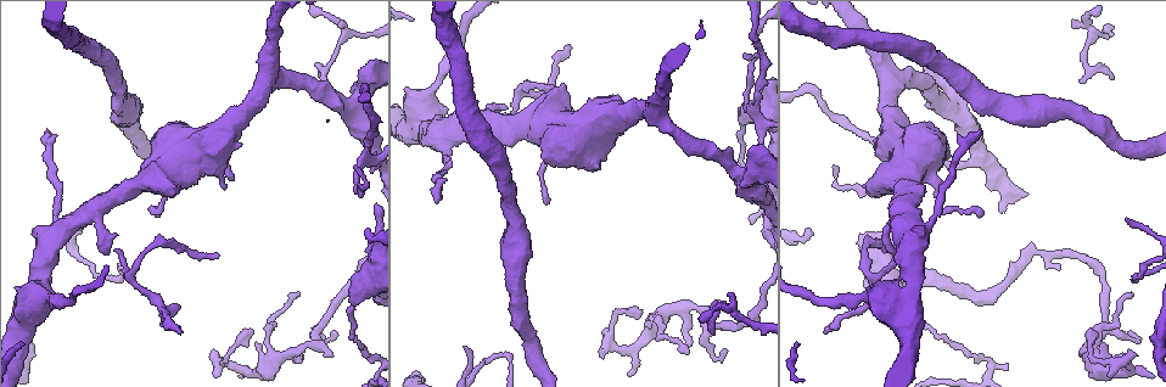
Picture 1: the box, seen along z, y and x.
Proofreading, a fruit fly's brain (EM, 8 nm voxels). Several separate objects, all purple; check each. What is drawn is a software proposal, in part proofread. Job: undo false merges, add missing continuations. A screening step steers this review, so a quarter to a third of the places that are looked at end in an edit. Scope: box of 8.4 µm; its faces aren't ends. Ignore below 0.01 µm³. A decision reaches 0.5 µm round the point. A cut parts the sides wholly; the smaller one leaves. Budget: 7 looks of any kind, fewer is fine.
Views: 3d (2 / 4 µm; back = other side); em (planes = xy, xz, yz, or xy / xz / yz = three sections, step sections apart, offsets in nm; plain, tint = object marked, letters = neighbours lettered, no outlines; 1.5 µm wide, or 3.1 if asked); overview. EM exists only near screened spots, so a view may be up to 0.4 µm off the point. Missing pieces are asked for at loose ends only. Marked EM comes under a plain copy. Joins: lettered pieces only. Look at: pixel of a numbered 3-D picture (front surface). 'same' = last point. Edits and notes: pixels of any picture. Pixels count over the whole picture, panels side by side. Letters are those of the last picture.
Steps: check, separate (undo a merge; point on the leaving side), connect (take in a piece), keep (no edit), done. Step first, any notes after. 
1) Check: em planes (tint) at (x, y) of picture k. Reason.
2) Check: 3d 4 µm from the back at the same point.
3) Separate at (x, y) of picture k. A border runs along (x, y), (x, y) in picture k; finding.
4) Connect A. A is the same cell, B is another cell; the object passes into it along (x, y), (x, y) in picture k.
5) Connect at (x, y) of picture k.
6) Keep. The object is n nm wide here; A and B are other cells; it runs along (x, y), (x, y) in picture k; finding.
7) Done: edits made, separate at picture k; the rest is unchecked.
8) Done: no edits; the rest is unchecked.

Check: em yz step 8 (letters) at (252, 331) of picture 1. An open end.

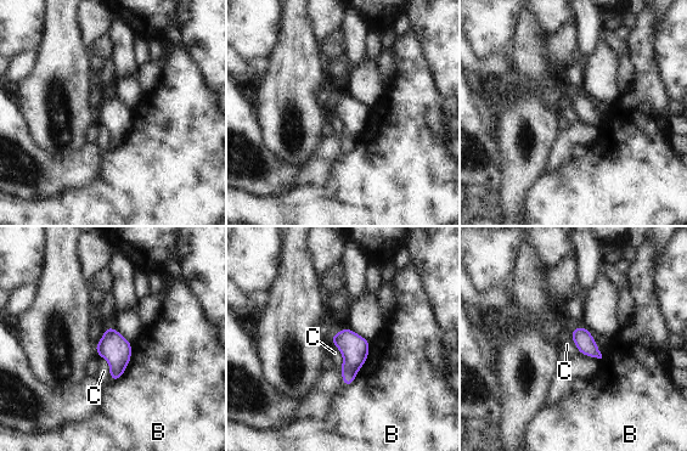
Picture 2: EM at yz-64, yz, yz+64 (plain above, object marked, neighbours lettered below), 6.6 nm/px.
Keep. The object is 130 nm wide here; B and C are other cells; a border runs along (100, 356), (108, 365), (111, 381) in picture 2; no lettered piece goes on from it.

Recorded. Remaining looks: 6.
Check: em planes (letters) at (182, 331) of picture 1. Free end.

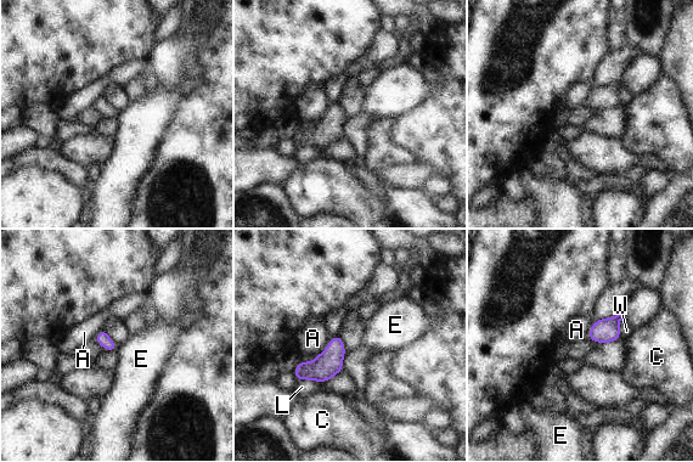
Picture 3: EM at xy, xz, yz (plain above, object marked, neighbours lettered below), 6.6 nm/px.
Keep. The object is 90 nm wide here; A, C, E, L and W are other cells; a border runs along (118, 347), (116, 351) in picture 3; no lettered piece goes on from it.

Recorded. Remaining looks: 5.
Check: em yz step 4 (tint) at (465, 348) of picture 1. Thin end.

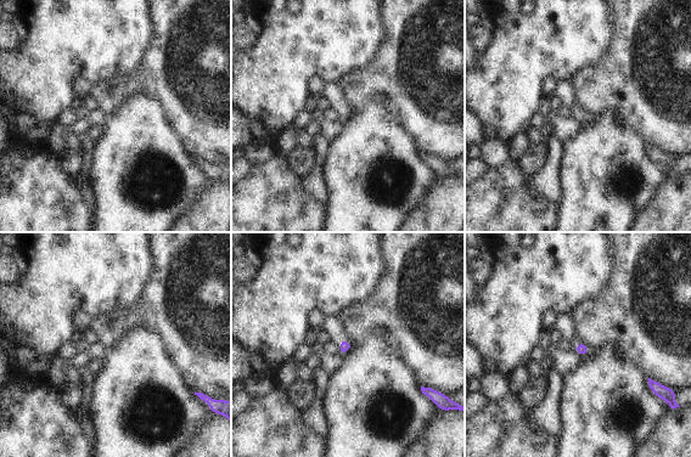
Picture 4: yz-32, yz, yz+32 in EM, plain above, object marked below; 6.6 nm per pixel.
Check: em planes (letters) at the same point. Another direction.

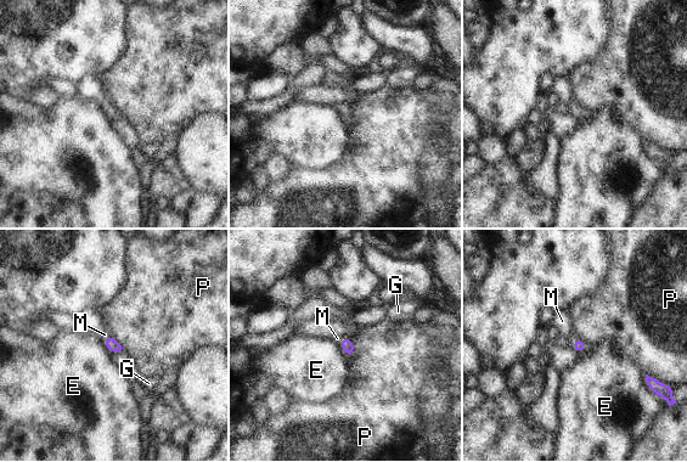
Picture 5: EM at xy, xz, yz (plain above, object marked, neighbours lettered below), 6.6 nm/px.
Connect M. The object is 80 nm wide here; M is the same cell, E, G and P are other cells; the object passes into it along (112, 344), (107, 338), (105, 334) in picture 5; it goes on there.

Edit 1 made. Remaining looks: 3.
Done: edits made, connect at picture 5; the rest is unchecked.

